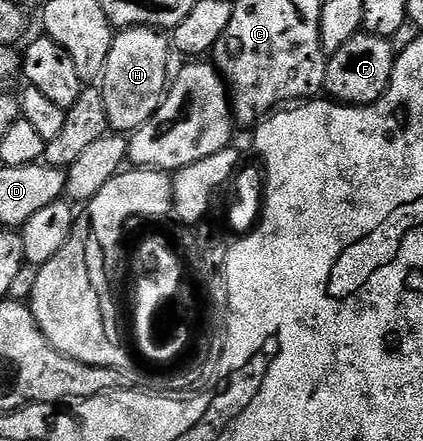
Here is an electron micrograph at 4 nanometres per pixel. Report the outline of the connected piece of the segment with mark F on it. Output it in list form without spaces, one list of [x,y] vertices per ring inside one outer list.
[[[360,33],[345,41],[327,60],[323,91],[336,103],[348,107],[367,107],[386,93],[391,84],[397,52],[392,40]]]

